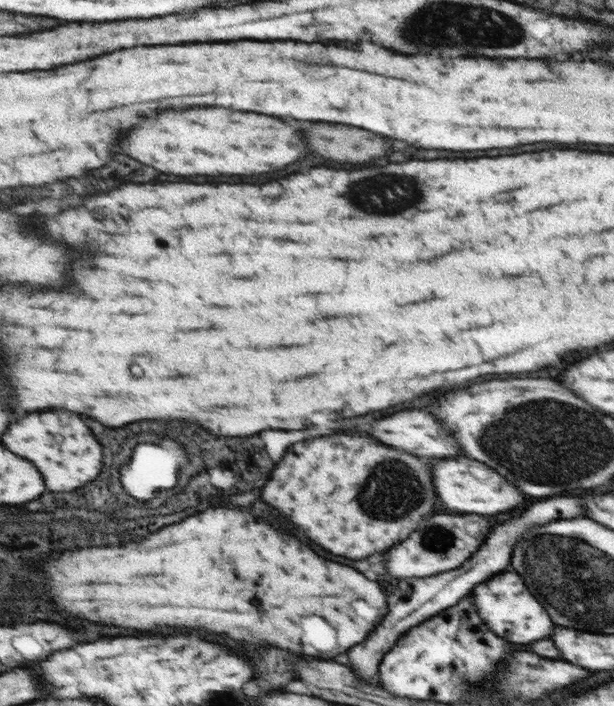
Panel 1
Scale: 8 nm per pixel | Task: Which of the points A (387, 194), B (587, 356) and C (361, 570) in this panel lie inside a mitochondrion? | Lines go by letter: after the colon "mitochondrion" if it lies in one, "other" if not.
A: mitochondrion
B: other
C: other

